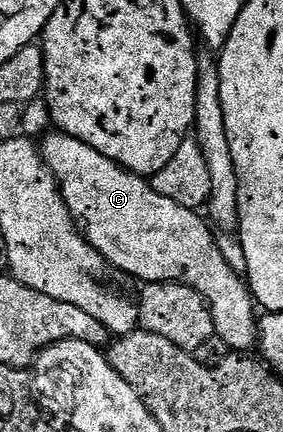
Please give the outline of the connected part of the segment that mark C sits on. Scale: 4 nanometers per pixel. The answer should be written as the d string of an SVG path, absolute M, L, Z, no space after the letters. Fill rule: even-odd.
M52 133L45 140L40 140L39 150L45 158L49 171L56 177L61 189L61 196L77 226L94 249L104 257L110 268L118 267L125 275L134 275L146 283L182 283L193 287L205 298L213 318L213 330L216 338L222 339L233 353L249 353L259 343L259 315L255 310L253 294L249 291L246 280L230 265L222 244L217 244L214 228L207 222L204 214L175 205L168 197L155 193L148 178L123 169L115 161L103 157L91 145L79 141L70 135Z

